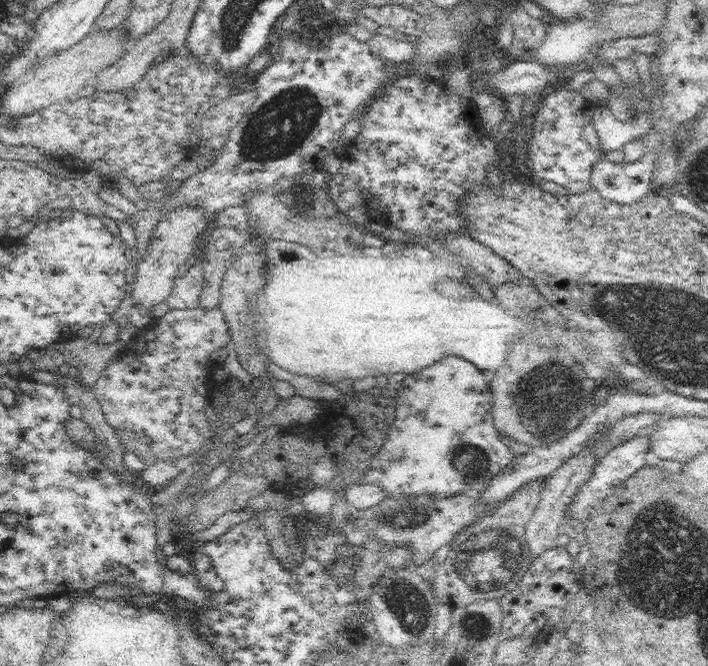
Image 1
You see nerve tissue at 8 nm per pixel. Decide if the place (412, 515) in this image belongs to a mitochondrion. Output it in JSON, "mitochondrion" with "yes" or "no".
{"mitochondrion":"yes"}

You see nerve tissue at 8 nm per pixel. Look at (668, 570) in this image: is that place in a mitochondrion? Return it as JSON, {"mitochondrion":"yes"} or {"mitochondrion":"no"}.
{"mitochondrion":"yes"}

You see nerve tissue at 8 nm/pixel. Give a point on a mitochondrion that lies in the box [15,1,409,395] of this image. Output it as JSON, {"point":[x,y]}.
{"point":[282,125]}

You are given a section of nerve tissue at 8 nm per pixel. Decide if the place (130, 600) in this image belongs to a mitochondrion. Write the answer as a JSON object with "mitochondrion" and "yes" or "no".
{"mitochondrion":"no"}

